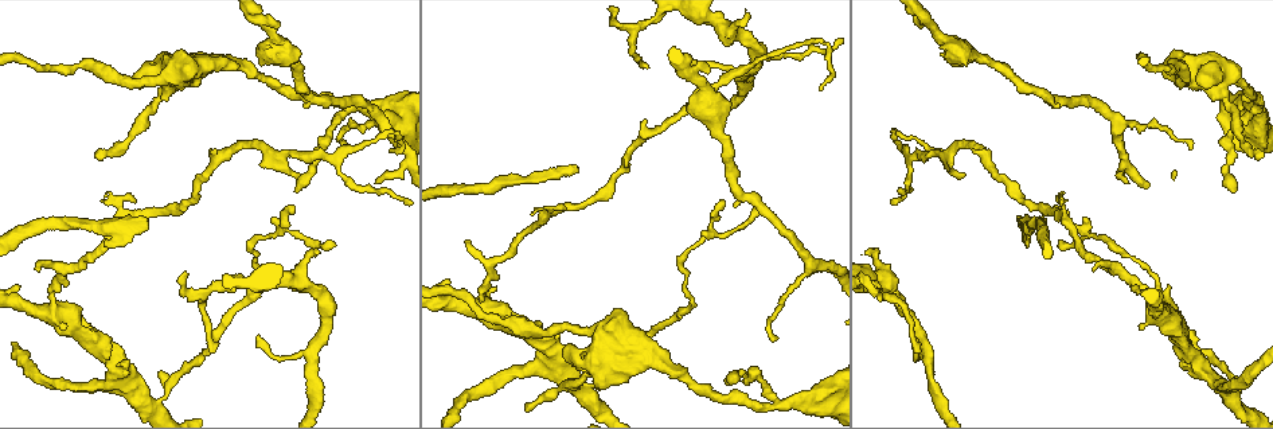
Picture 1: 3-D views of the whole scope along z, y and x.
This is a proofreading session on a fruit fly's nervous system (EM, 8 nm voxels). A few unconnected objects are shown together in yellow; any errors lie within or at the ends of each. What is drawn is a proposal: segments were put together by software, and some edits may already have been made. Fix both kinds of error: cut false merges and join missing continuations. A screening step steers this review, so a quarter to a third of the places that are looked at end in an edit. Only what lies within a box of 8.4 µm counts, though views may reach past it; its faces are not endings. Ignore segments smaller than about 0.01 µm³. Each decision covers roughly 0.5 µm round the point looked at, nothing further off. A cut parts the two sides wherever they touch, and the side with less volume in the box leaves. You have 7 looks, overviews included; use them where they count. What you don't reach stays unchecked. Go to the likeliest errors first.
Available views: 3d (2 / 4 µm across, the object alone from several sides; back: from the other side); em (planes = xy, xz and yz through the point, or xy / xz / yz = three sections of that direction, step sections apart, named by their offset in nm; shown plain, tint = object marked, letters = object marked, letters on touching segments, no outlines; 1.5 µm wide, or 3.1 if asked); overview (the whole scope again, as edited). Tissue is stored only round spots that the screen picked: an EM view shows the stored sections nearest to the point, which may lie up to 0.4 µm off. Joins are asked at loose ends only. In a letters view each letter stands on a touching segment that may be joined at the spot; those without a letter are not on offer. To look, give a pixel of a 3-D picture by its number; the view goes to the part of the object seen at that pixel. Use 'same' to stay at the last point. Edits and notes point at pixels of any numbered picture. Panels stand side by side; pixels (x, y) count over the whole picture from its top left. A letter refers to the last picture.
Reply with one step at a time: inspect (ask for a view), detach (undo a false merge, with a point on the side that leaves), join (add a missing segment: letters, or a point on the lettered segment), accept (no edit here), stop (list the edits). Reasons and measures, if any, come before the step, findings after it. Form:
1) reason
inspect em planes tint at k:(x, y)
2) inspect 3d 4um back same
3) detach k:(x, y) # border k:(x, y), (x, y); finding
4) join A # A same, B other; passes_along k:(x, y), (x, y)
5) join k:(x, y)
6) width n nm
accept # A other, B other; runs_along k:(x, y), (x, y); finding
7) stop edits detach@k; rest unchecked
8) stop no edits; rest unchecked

an open end
inspect 3d 2um at 1:(578, 171)

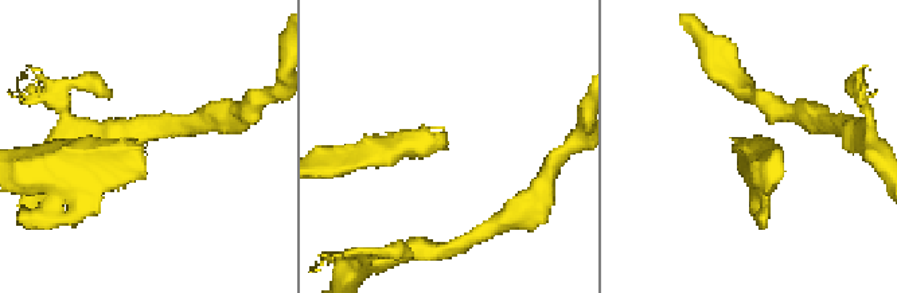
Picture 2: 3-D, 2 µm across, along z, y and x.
inspect em planes letters at 2:(746, 182)

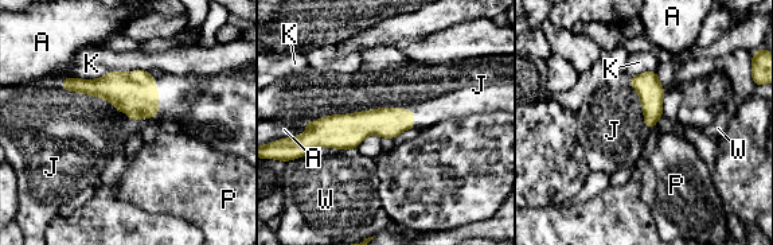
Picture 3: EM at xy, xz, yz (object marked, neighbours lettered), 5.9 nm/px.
join 3:(98, 127) # A other, J same, K other, P other, W other; passes_along 3:(135, 93), (110, 101), (98, 127); the cell continues

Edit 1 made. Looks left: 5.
branch stops here
inspect em planes plain at 1:(390, 151)

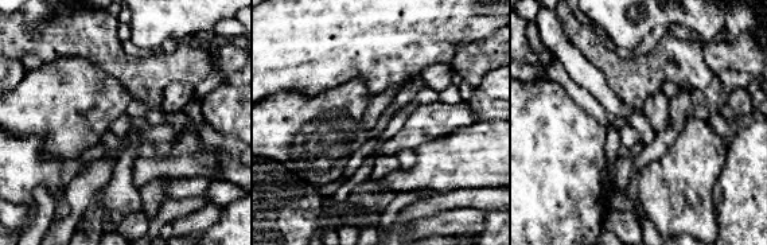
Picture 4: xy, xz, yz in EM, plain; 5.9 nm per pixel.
what lies round it
inspect em planes letters same

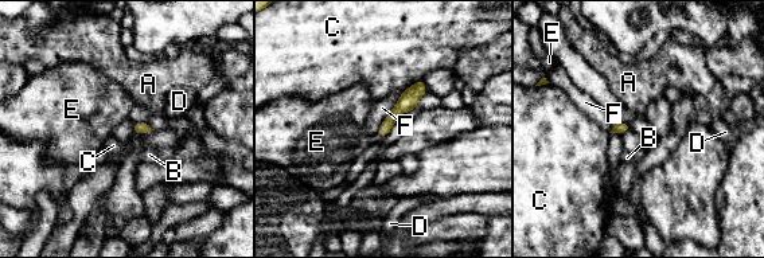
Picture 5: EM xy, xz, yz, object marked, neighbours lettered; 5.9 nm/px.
accept # A other, B other, C other, D other, E other, F other; border 5:(404, 92), (382, 122), (377, 136); no lettered segment goes on from it

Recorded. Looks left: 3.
a narrow waist
inspect 3d 2um back at 1:(265, 240)

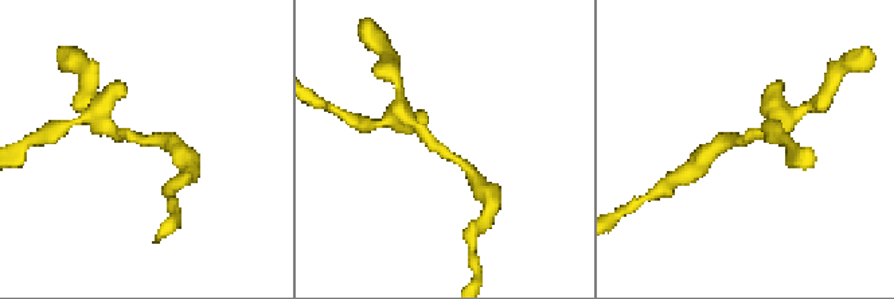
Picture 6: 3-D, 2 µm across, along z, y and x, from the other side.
shape alone is not enough
inspect em planes letters at 6:(440, 151)

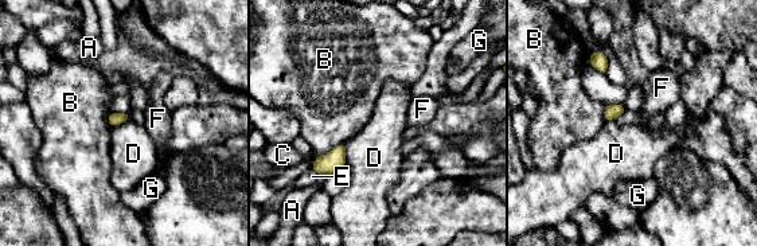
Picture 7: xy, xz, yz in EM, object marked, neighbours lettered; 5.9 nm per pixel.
width 50 nm
accept # A other, B other, C other, D other, E other, F other, G other; border 7:(344, 143), (346, 164); continuous, no second cell

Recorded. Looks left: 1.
stop edits join@3; rest unchecked

